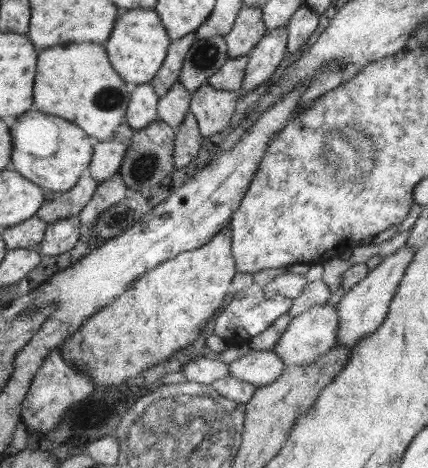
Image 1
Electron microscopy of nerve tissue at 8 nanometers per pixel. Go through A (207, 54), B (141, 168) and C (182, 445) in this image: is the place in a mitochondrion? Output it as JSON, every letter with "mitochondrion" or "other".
{"A":"mitochondrion","B":"mitochondrion","C":"mitochondrion"}

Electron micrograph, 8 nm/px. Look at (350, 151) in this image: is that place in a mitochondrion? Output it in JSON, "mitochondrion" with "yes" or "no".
{"mitochondrion":"yes"}

